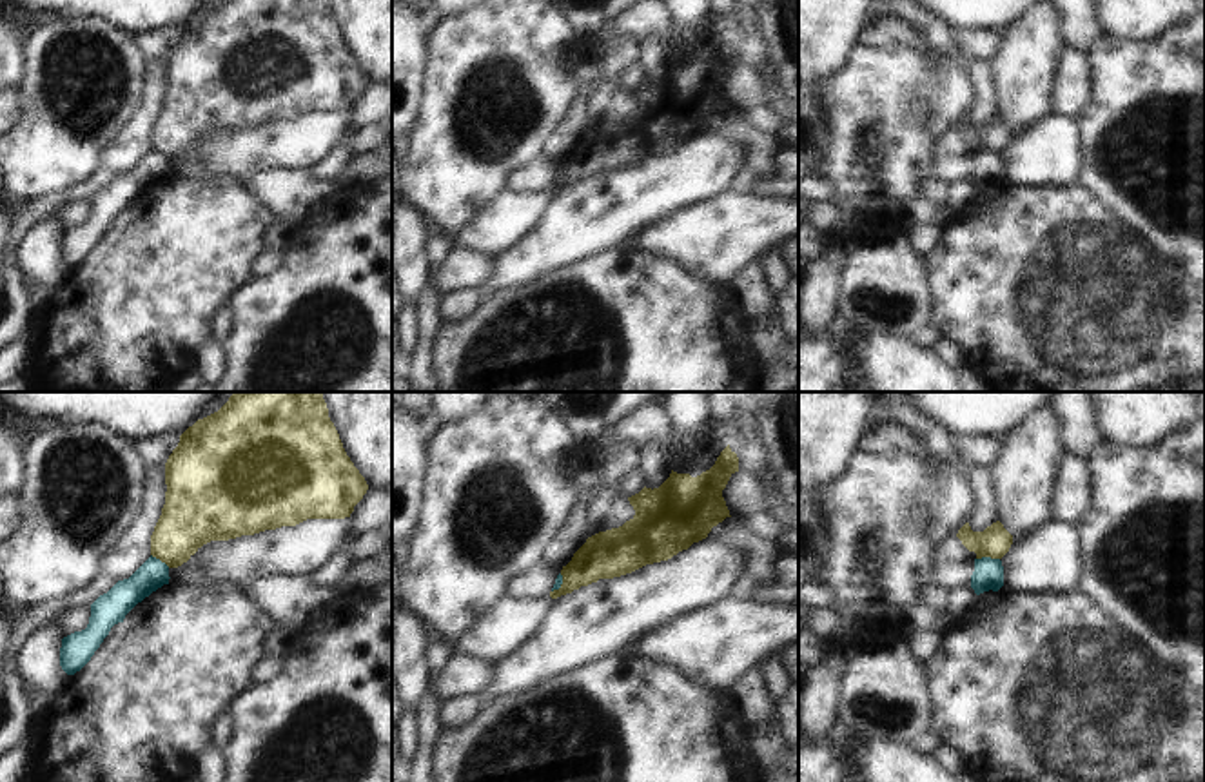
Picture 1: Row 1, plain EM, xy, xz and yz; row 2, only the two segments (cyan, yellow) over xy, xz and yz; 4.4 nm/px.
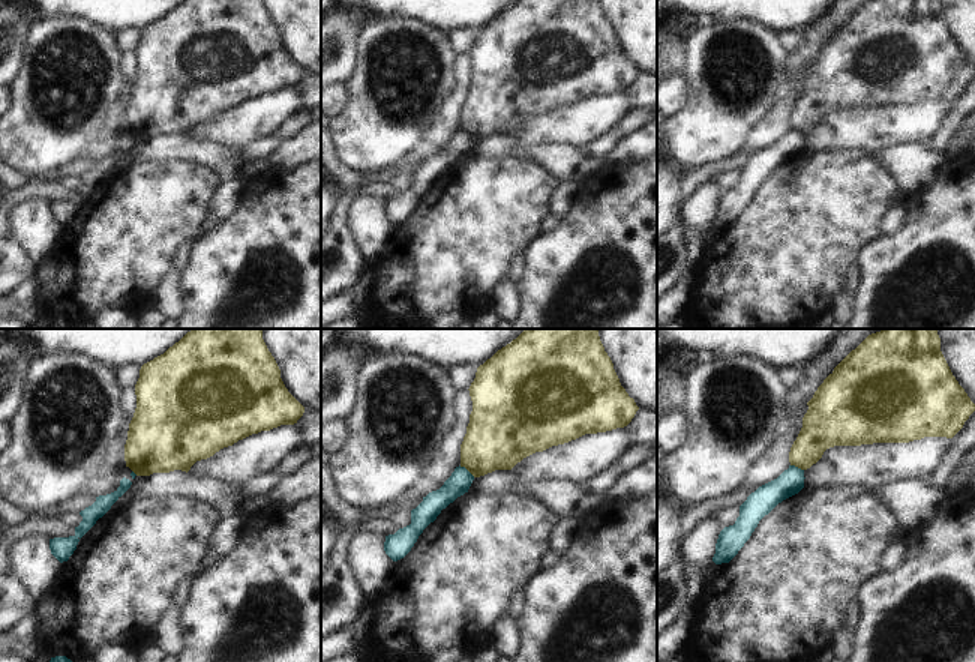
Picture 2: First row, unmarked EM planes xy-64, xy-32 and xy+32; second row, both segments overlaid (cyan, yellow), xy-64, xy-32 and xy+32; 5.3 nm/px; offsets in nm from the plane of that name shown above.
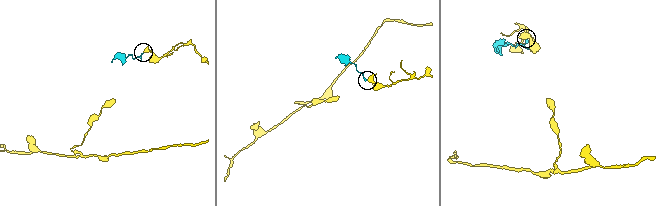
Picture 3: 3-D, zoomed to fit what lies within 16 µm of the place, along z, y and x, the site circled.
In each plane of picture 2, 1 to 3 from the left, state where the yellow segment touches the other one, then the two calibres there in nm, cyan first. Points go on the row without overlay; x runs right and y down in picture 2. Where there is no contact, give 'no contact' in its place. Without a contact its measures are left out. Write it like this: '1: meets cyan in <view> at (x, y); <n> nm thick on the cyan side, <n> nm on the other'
1: meets cyan in xy-64 at (134, 137); 20 nm thick on the cyan side, 380 nm on the other
2: meets cyan in xy-32 at (465, 132); 120 nm thick on the cyan side, 360 nm on the other
3: meets cyan in xy+32 at (797, 131); 140 nm thick on the cyan side, 220 nm on the other

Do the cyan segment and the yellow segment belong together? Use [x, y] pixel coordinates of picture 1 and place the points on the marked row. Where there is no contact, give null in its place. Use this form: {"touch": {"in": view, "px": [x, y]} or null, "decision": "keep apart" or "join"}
{"touch": {"in": "yz", "px": [988, 557]}, "decision": "keep apart"}

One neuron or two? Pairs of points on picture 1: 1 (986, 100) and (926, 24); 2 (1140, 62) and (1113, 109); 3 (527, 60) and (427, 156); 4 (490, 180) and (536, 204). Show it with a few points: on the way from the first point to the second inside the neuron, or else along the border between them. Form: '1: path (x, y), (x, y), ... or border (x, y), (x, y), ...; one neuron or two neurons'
1: path (980, 80), (944, 44); one neuron
2: path (1140, 73), (1140, 82), (1124, 98); one neuron
3: path (490, 60), (472, 64), (460, 80), (450, 120); one neuron
4: border (505, 187), (474, 216); two neurons

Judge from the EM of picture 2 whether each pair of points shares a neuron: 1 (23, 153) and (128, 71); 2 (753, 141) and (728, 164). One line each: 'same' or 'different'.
1: different
2: different

